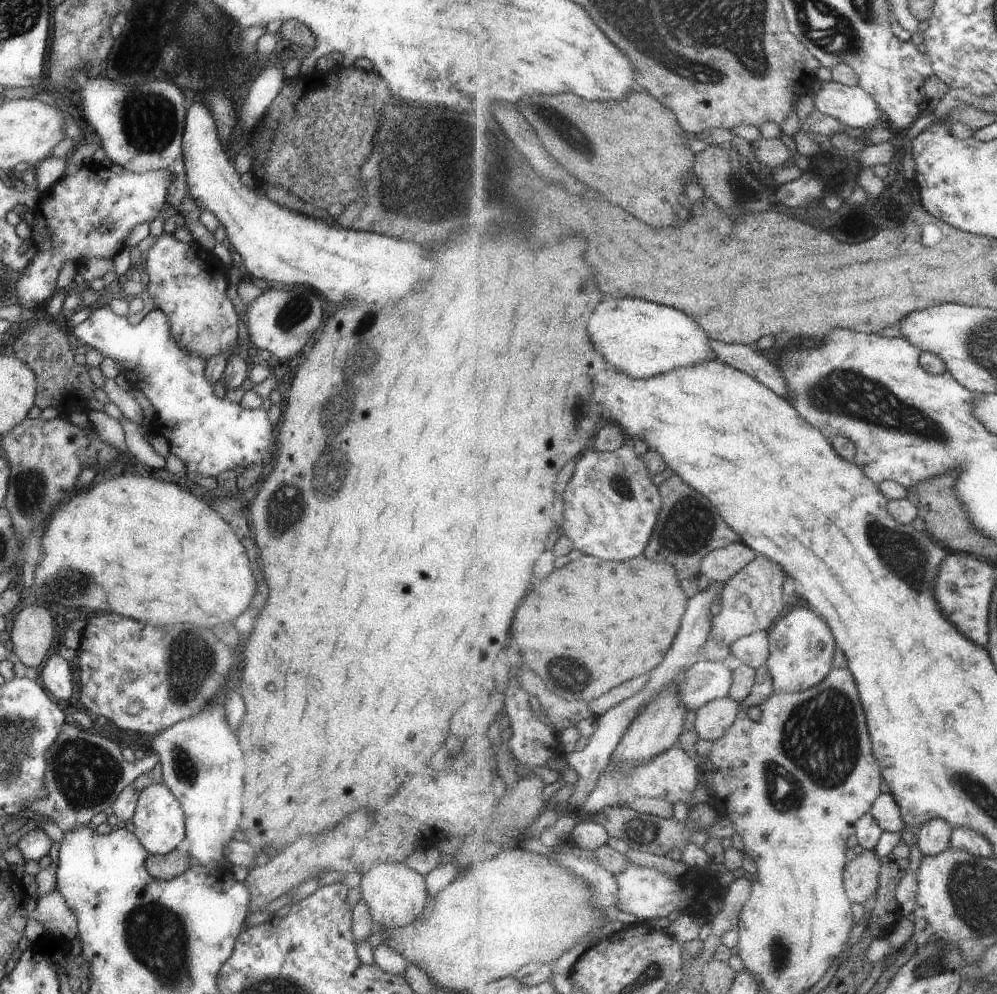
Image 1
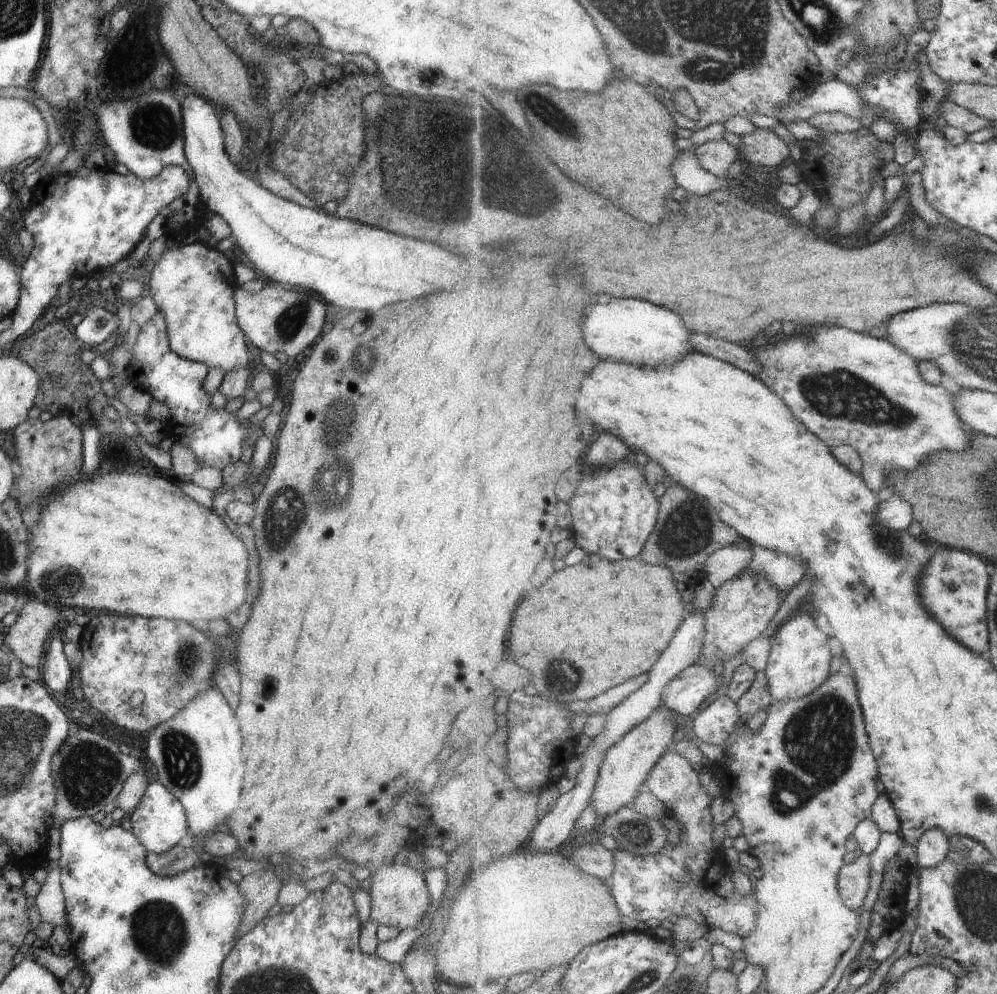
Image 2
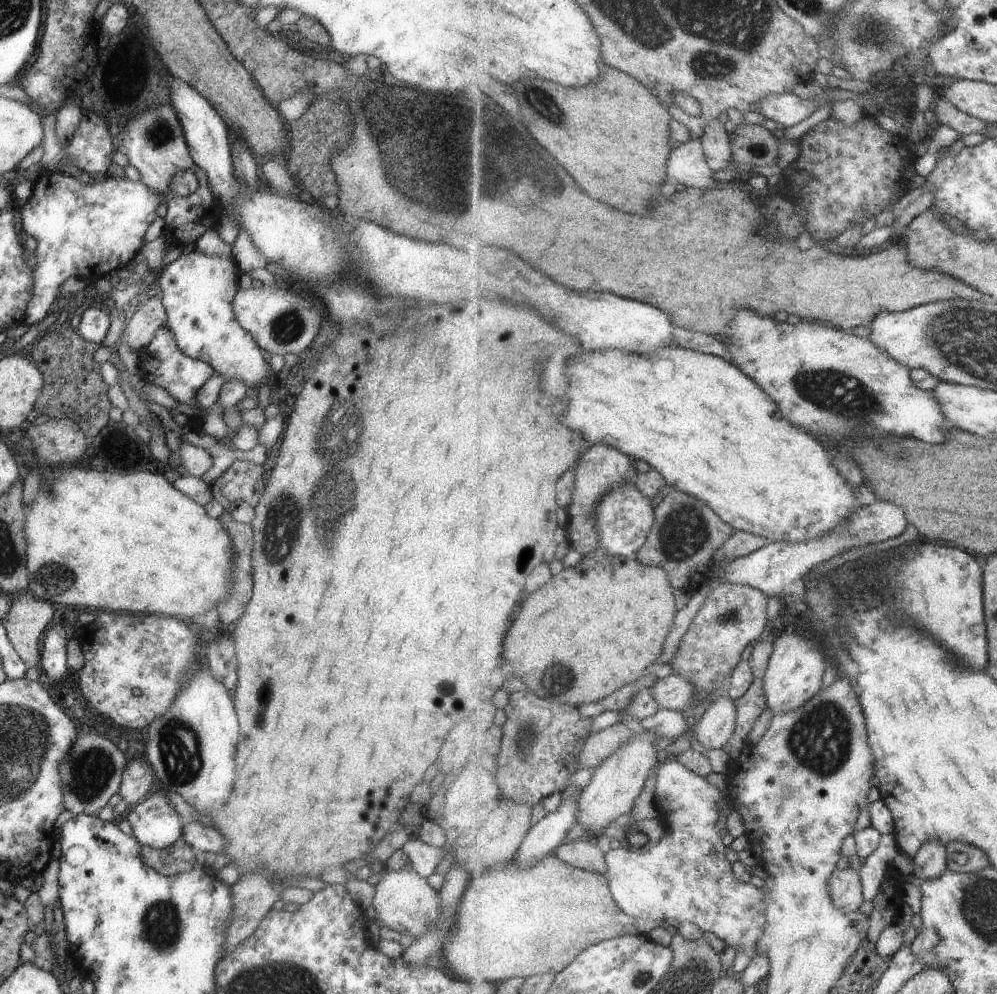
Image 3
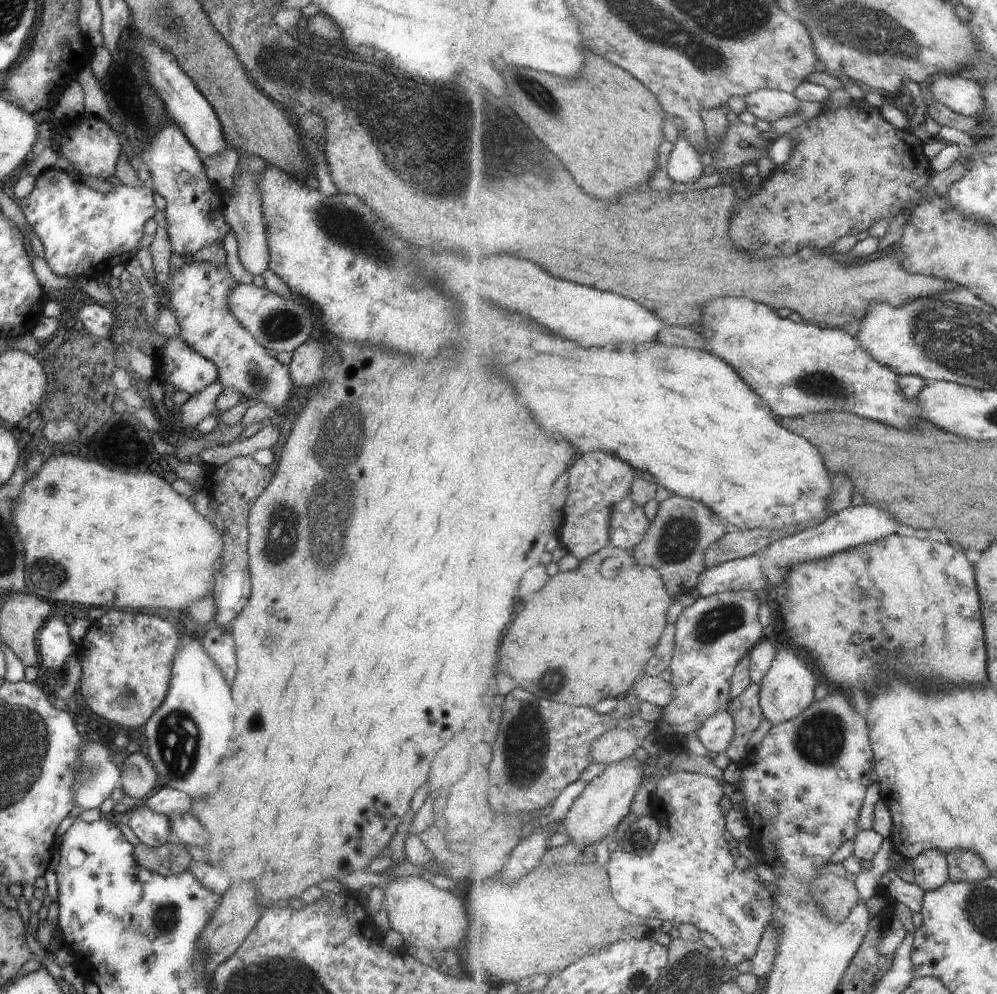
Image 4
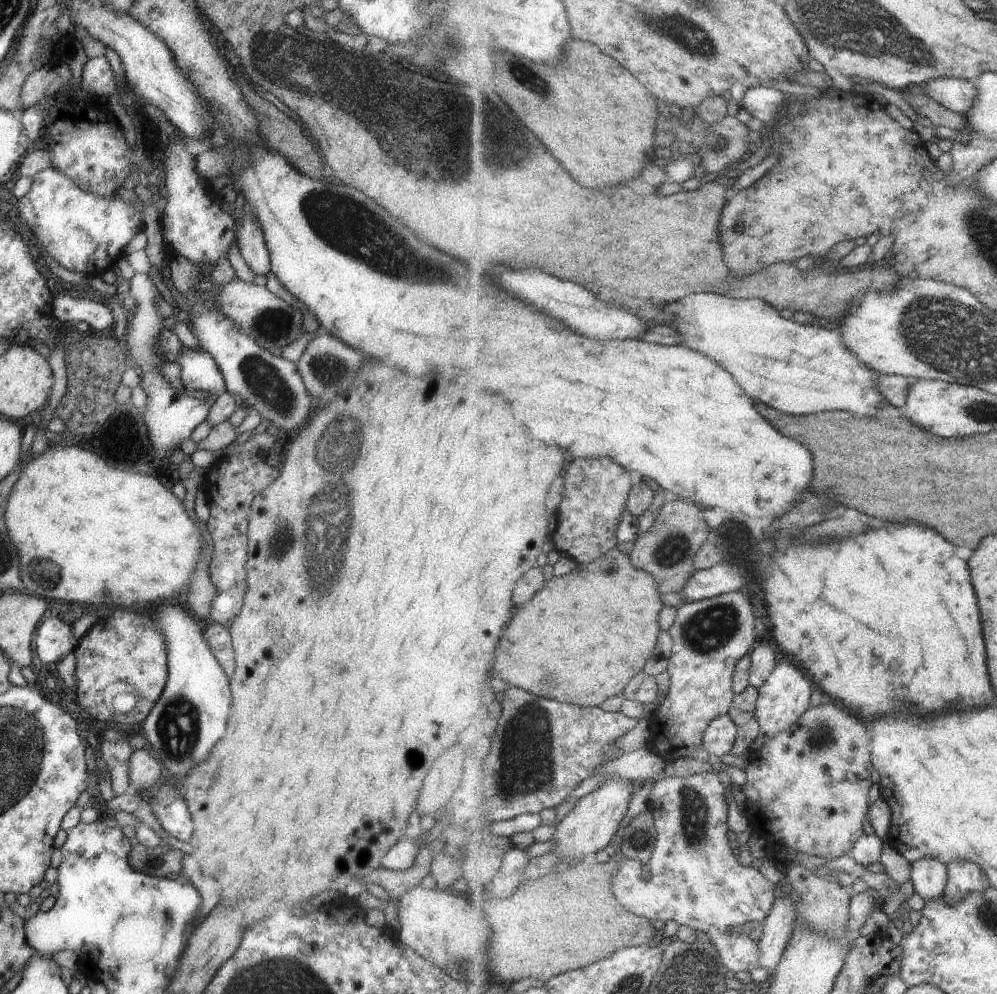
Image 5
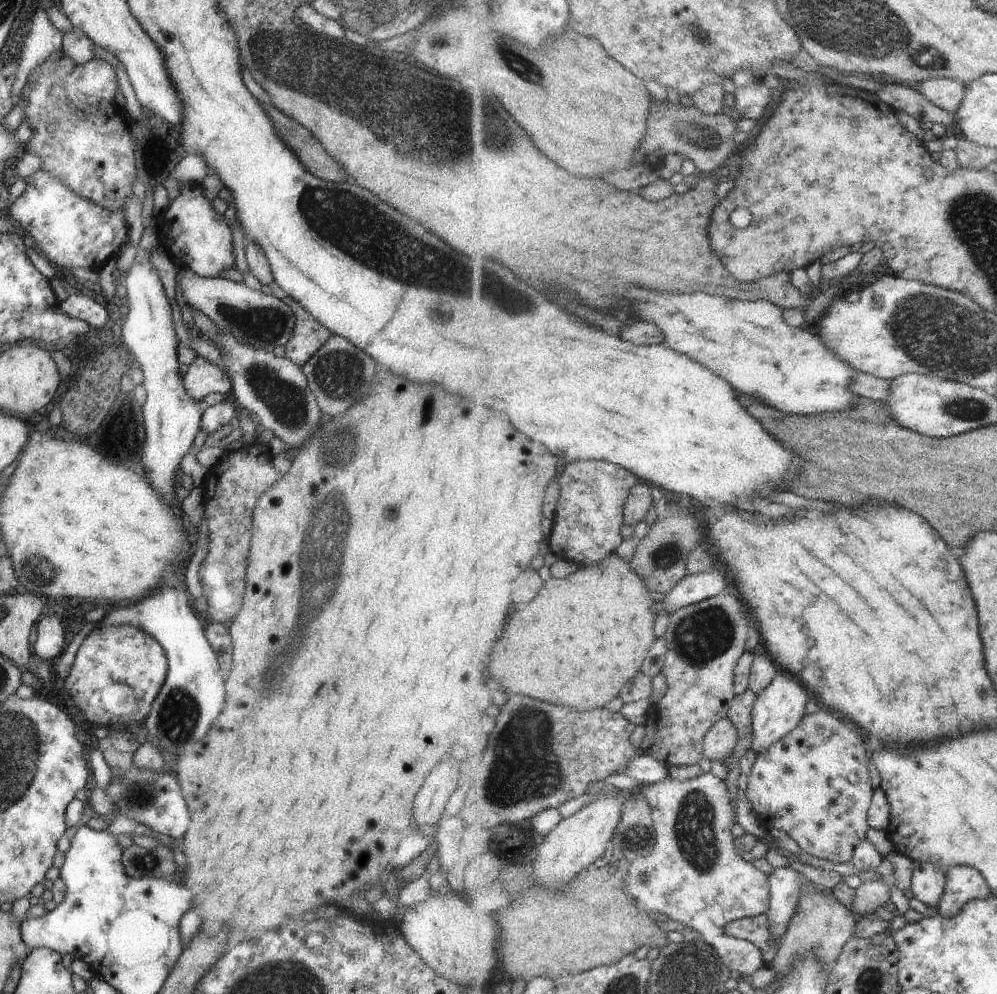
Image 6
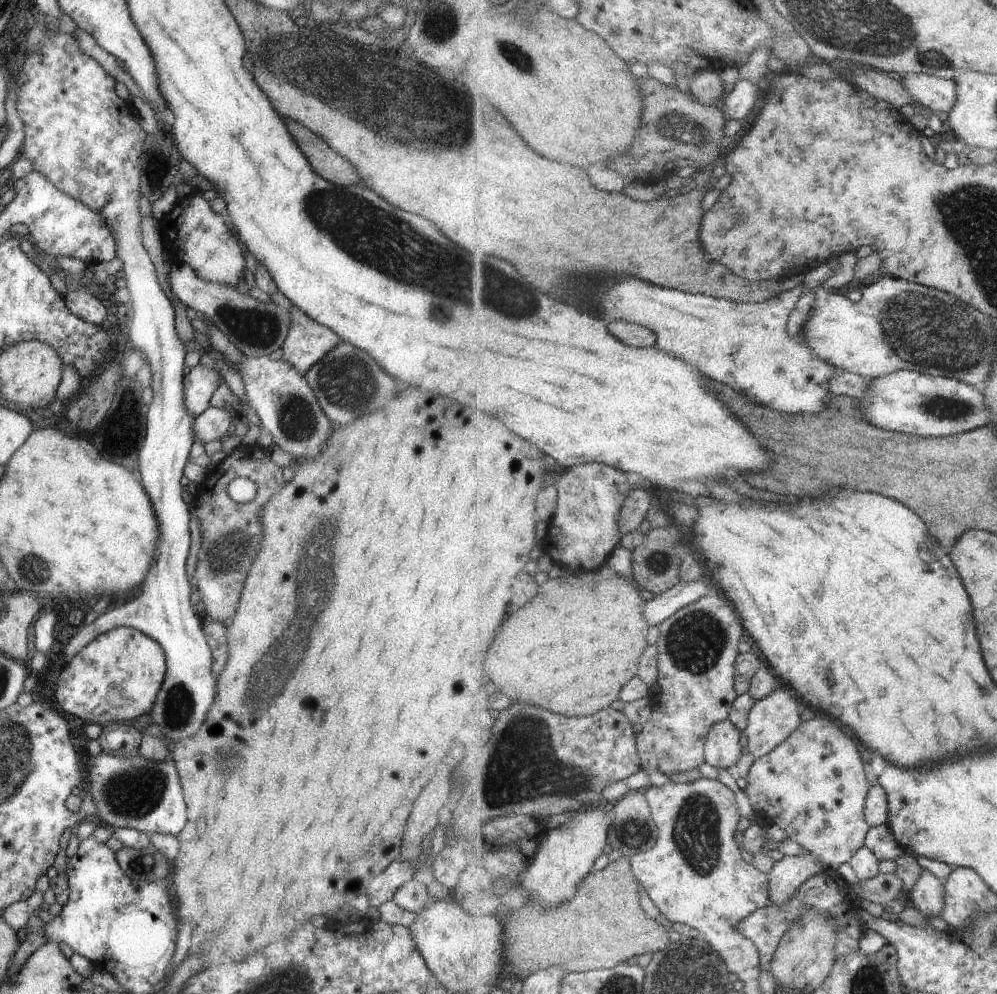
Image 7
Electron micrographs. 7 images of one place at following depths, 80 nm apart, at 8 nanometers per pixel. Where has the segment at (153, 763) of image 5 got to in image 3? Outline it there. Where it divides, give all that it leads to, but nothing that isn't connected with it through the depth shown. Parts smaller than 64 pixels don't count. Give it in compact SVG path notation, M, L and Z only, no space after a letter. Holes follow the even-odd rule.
M137 755L126 762L118 793L125 803L137 804L148 796L155 784L156 780L151 765L143 755Z

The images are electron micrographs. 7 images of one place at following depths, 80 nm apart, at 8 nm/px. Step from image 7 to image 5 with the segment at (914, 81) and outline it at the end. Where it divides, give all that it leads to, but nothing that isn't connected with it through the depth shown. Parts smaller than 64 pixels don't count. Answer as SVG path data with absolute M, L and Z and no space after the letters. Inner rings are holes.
M942 78L929 81L925 84L926 94L939 104L953 112L965 116L974 106L976 85L974 82L956 78Z

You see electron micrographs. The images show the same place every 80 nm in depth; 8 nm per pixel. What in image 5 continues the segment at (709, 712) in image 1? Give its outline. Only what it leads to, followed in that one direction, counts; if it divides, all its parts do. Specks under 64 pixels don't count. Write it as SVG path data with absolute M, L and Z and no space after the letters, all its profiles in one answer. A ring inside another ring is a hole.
M729 714L717 717L706 730L704 748L711 756L725 756L729 754L738 738L738 726Z

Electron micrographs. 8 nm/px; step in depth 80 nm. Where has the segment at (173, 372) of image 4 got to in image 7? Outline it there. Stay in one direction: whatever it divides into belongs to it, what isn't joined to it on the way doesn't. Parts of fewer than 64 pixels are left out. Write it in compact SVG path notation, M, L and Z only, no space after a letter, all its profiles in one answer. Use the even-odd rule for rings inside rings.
M200 364L183 376L183 404L192 417L196 417L209 407L209 399L219 382L218 376L216 369L203 368Z

